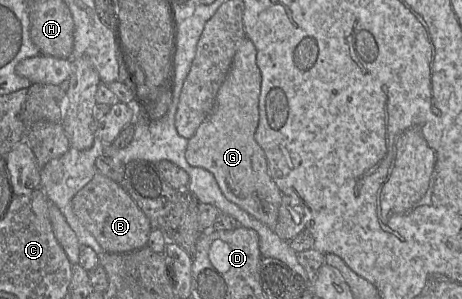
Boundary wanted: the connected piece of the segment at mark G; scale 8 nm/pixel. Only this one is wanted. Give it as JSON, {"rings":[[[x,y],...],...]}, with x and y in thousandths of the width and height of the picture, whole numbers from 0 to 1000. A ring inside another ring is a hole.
{"rings":[[[530,127],[472,301],[459,371],[407,465],[400,528],[413,555],[457,575],[498,676],[591,769],[602,736],[610,642],[591,605],[571,505],[550,462],[561,408],[565,298],[554,177],[545,137]]]}

